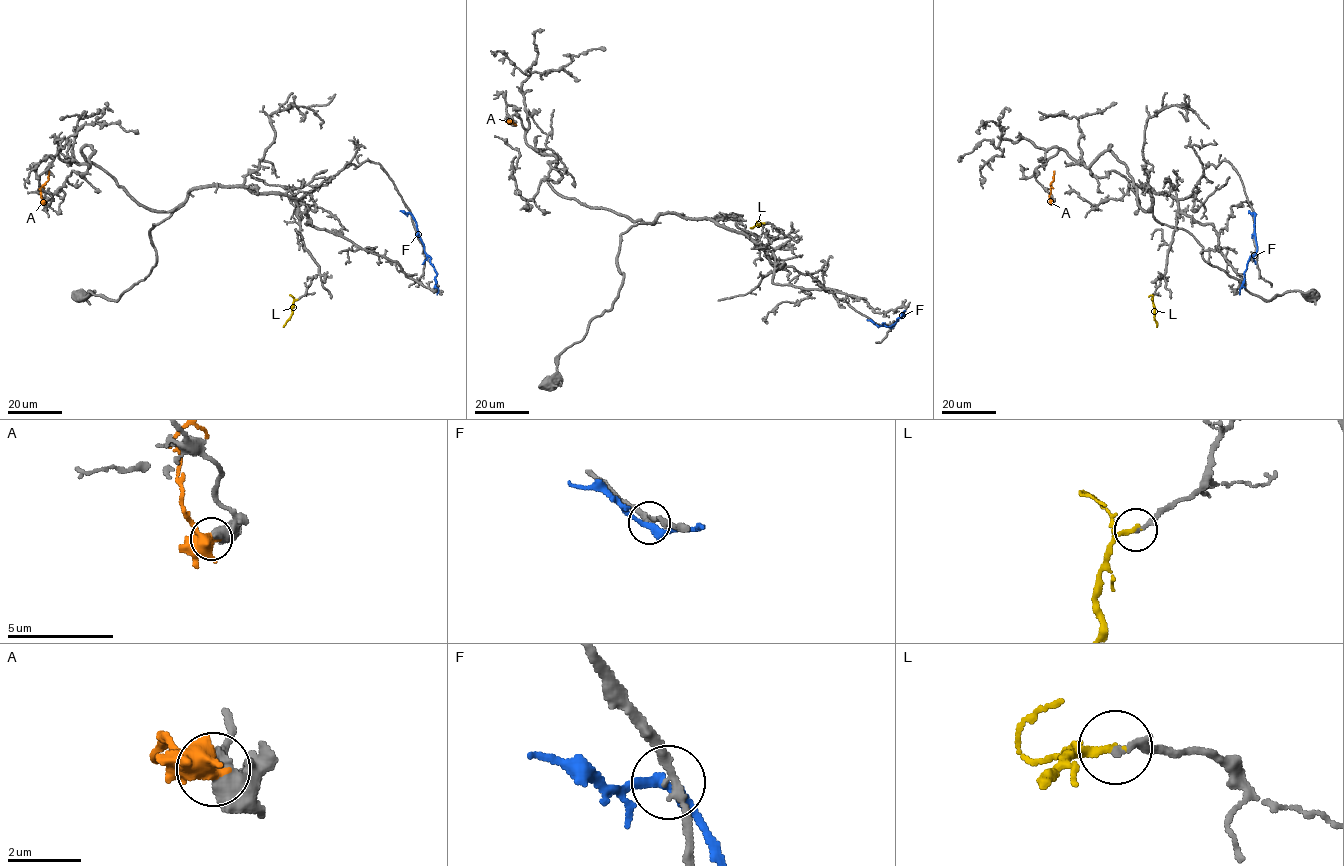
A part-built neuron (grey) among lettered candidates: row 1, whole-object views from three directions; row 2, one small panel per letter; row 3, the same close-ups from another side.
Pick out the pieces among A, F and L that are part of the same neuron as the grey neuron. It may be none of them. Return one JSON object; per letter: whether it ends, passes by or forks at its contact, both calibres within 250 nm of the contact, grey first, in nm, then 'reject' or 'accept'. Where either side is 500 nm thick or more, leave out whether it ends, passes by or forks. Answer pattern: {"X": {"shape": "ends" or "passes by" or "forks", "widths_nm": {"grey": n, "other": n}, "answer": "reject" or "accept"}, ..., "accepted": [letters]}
{"A": {"widths_nm": {"grey": 650, "other": 480}, "answer": "reject"}, "F": {"shape": "passes by", "widths_nm": {"grey": 220, "other": 300}, "answer": "reject"}, "L": {"shape": "passes by", "widths_nm": {"grey": 200, "other": 160}, "answer": "accept"}, "accepted": ["L"]}

